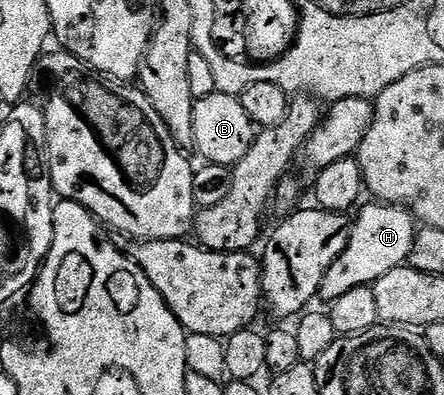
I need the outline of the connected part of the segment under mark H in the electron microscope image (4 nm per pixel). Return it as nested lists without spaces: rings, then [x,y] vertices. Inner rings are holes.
[[[369,202],[363,208],[356,213],[357,220],[355,216],[352,221],[347,250],[343,250],[343,254],[327,272],[327,278],[323,278],[319,293],[322,301],[332,302],[347,294],[347,290],[376,284],[383,274],[391,274],[391,270],[402,267],[408,261],[413,243],[417,241],[418,225],[408,208],[397,208],[394,204],[380,202]]]

